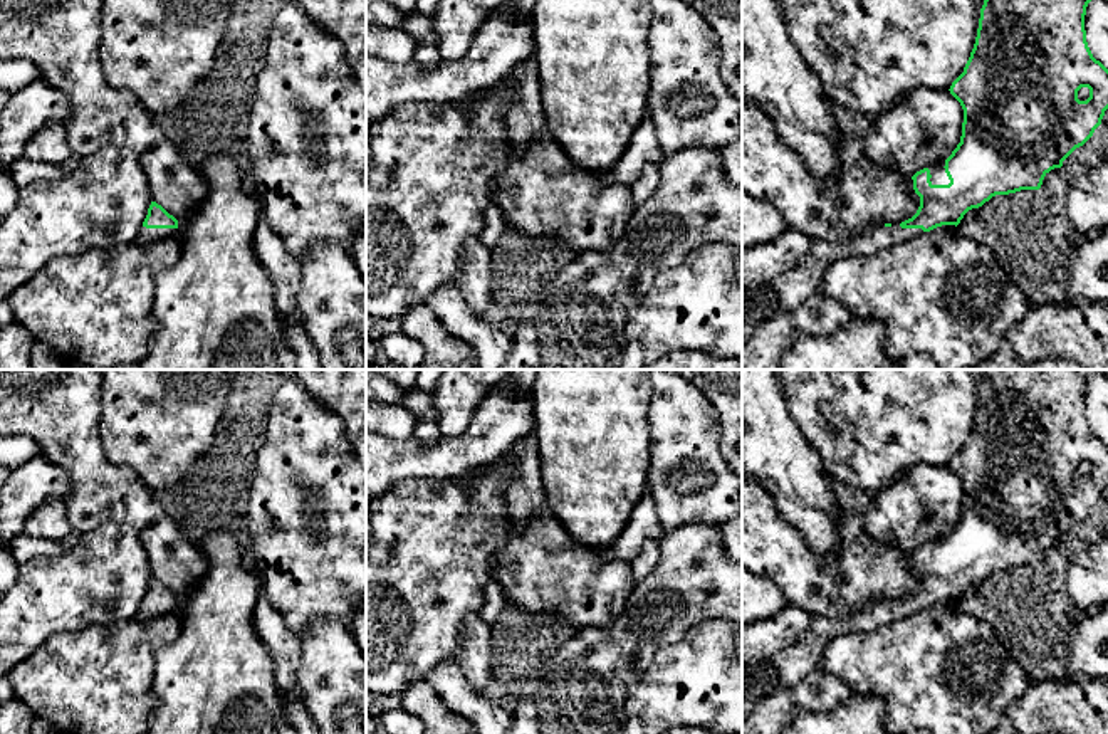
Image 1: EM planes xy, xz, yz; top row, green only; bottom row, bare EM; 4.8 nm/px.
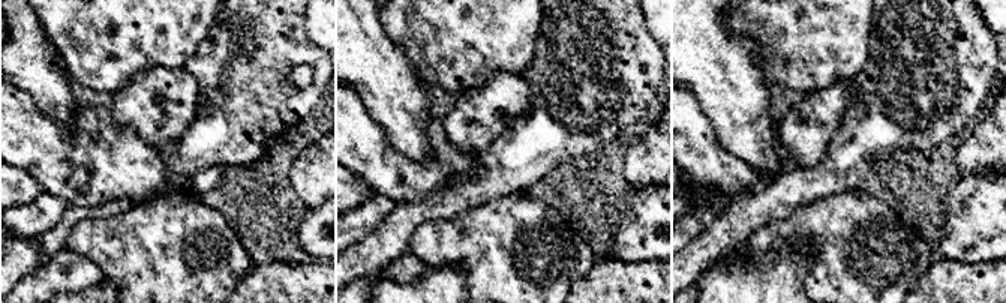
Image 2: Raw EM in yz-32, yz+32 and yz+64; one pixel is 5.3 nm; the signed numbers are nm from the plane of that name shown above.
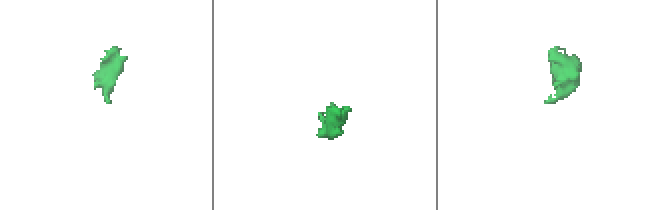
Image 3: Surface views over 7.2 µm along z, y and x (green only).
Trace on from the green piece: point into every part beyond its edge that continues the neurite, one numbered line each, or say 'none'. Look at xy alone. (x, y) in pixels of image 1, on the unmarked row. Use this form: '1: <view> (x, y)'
1: xy (145, 612)

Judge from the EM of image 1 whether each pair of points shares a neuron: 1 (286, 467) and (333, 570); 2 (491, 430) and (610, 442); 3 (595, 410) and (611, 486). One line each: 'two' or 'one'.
1: one
2: two
3: one

